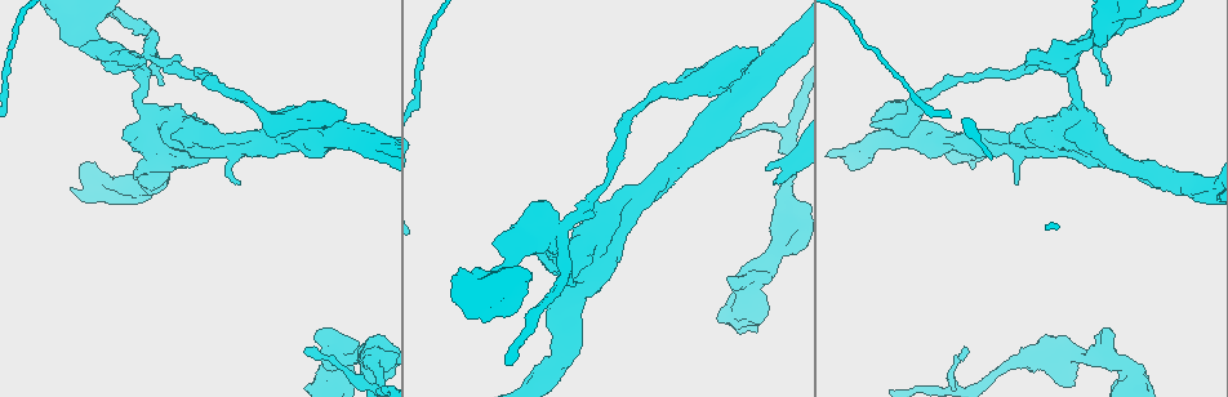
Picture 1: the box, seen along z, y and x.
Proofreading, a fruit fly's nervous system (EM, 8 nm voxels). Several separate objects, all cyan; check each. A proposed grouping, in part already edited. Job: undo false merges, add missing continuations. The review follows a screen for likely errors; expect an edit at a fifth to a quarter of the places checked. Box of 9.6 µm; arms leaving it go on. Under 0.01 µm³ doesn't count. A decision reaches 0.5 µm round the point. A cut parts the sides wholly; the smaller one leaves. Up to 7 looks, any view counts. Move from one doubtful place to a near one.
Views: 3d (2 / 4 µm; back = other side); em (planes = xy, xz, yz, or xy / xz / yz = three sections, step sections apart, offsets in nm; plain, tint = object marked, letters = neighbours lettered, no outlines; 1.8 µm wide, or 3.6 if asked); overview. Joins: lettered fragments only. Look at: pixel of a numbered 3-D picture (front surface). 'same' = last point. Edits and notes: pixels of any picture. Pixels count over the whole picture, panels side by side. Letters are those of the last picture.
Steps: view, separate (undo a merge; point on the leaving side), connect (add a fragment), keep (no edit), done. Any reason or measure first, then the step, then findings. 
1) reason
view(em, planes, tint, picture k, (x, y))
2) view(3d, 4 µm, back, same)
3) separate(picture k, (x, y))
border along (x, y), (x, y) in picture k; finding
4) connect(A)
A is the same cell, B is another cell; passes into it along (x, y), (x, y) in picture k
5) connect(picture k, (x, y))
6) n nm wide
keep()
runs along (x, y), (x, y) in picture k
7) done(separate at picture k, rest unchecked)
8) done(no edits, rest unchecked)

sharp bend
view(3d, 4 µm, picture 1, (916, 133))

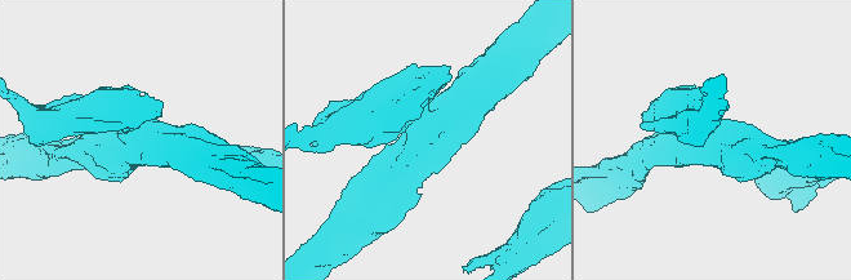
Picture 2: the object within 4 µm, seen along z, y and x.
view(em, 3.6 µm, xz, step 16, tint, picture 2, (138, 144))

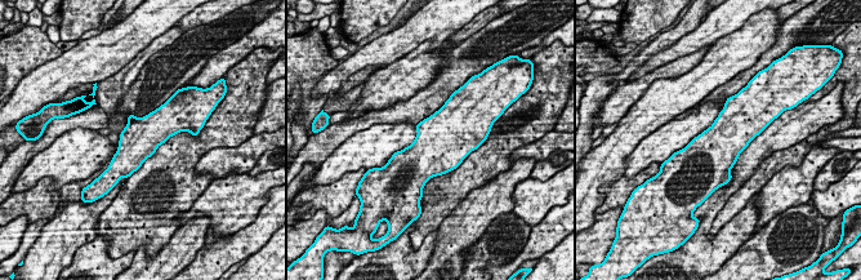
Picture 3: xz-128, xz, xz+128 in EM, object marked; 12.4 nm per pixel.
view(em, 3.6 µm, planes, letters, same)

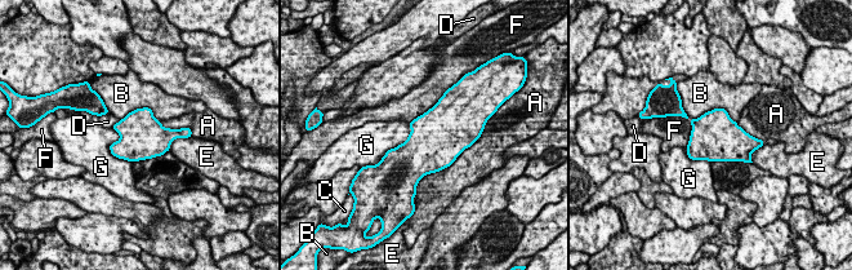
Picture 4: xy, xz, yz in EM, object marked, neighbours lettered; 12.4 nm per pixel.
separate(picture 4, (677, 110))
A, B, C, D, E, F and G are other cells; a second neuron is stuck on

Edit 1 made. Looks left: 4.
branch stops here
view(em, xz, step 16, tint, picture 1, (765, 169))

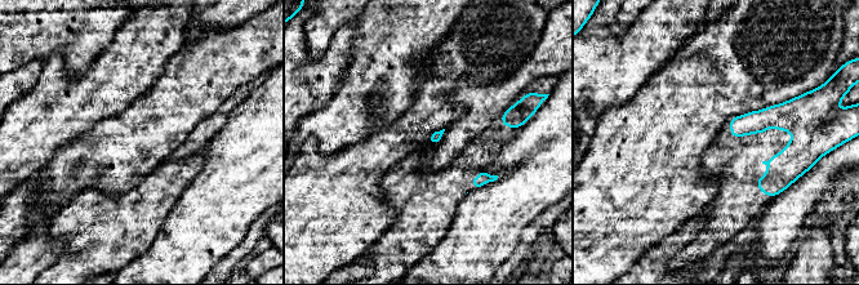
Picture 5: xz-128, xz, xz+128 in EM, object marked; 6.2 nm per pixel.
cut it another way
view(em, planes, letters, same)

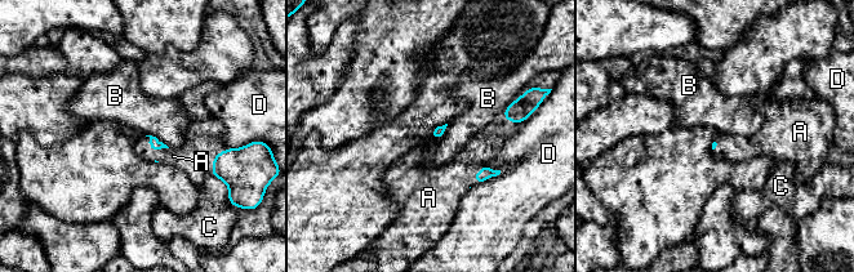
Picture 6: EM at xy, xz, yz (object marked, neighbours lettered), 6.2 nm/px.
connect(A)
A is the same cell, B, C and D are other cells; the neuron continues

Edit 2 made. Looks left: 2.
view(overview)

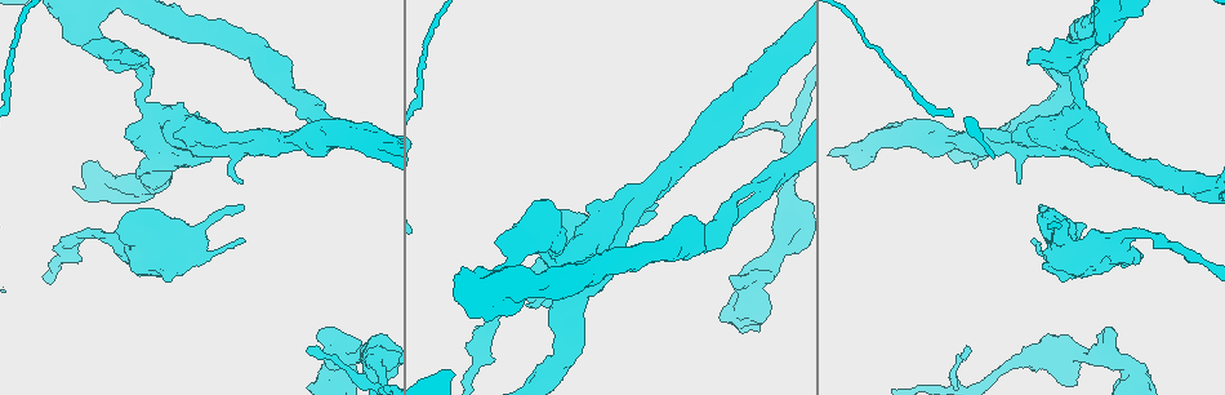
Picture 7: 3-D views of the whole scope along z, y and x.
branch point
view(em, 3.6 µm, xy, step 16, letters, picture 7, (235, 146))

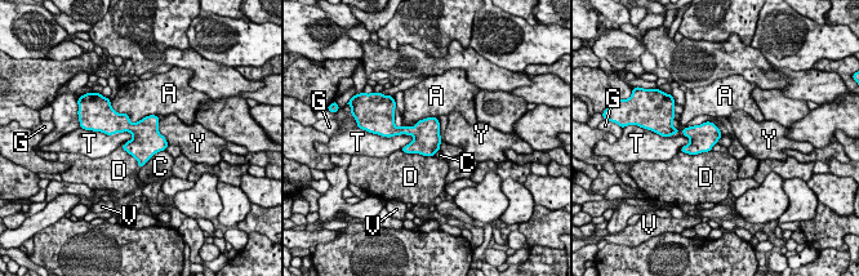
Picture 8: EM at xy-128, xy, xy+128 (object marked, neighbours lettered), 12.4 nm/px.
keep()
A, C, D, G, T, V and Y are other cells; all the same neuron

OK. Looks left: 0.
done(separate at picture 4, connect at picture 6, rest unchecked)

